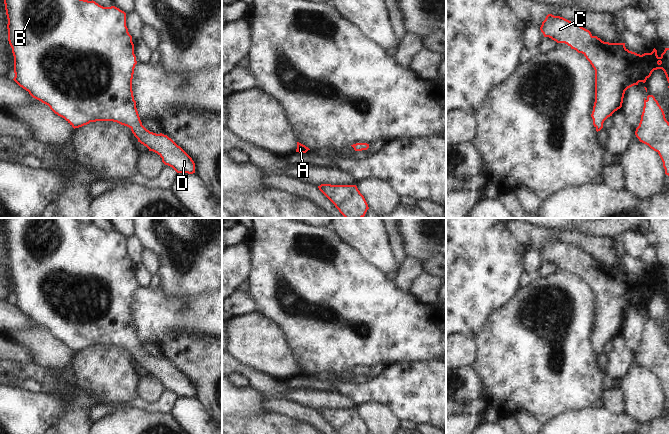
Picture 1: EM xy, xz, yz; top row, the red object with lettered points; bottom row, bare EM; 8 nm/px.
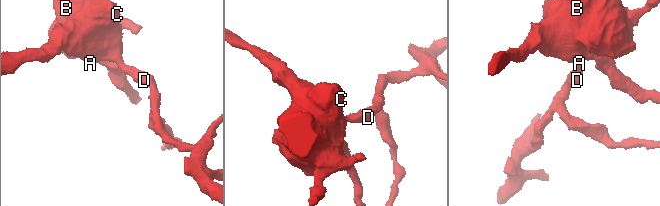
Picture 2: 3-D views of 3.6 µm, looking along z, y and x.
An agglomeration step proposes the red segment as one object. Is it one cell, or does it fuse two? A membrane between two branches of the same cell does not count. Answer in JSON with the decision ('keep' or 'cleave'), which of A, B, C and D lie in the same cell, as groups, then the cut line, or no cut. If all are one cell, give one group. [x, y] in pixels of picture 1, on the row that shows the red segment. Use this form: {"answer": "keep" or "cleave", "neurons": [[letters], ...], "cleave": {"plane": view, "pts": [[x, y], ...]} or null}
{"answer": "keep", "neurons": [["A", "B", "C", "D"]], "cleave": null}

